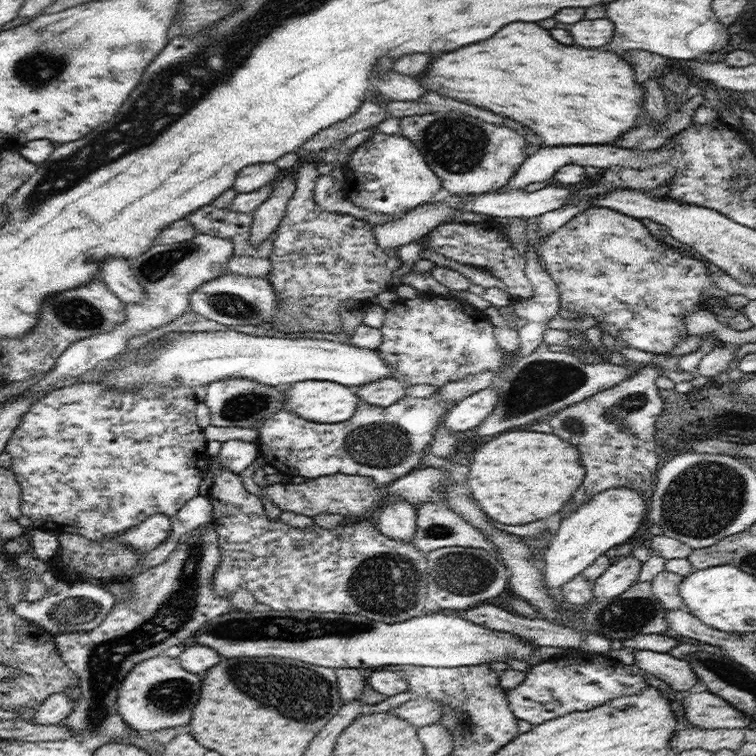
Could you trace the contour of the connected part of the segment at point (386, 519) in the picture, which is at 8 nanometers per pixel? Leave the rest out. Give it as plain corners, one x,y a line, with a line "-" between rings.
388,499
372,520
382,534
410,544
417,529
417,508
407,500

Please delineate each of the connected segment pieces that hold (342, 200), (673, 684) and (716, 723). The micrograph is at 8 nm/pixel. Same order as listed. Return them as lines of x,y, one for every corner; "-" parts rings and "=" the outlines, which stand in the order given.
319,174
319,177
316,179
314,198
316,204
322,210
330,213
342,212
344,214
351,214
356,218
362,218
370,222
372,225
396,220
396,218
389,216
389,214
376,214
356,206
351,200
345,198
346,192
345,189
336,190
332,175
=
637,650
634,658
636,666
664,680
674,690
690,690
698,680
686,658
679,659
669,653
653,650
=
713,692
688,694
677,705
685,710
685,717
702,728
755,728
755,722
744,712

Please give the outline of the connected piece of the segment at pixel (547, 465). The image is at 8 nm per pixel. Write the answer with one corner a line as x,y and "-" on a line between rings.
514,429
514,432
503,432
502,436
496,436
492,442
484,444
472,458
470,464
470,478
468,486
472,488
474,498
480,502
482,510
504,524
528,524
534,520
548,518
564,508
564,504
572,498
578,484
584,480
584,466
580,462
580,452
576,446
570,446
556,434
544,434
544,432
524,432

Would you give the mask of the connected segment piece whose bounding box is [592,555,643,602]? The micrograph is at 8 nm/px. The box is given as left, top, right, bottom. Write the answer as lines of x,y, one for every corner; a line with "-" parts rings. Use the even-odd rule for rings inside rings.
623,556
612,561
604,574
593,582
593,596
604,602
626,592
637,582
643,562
634,556

